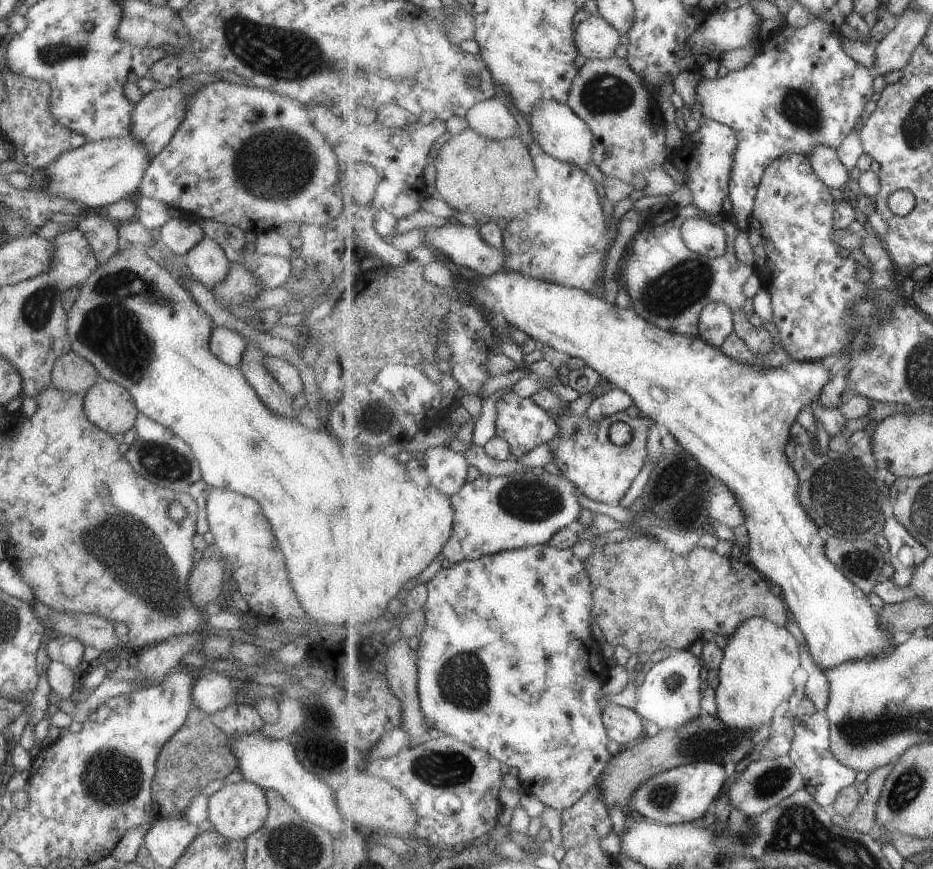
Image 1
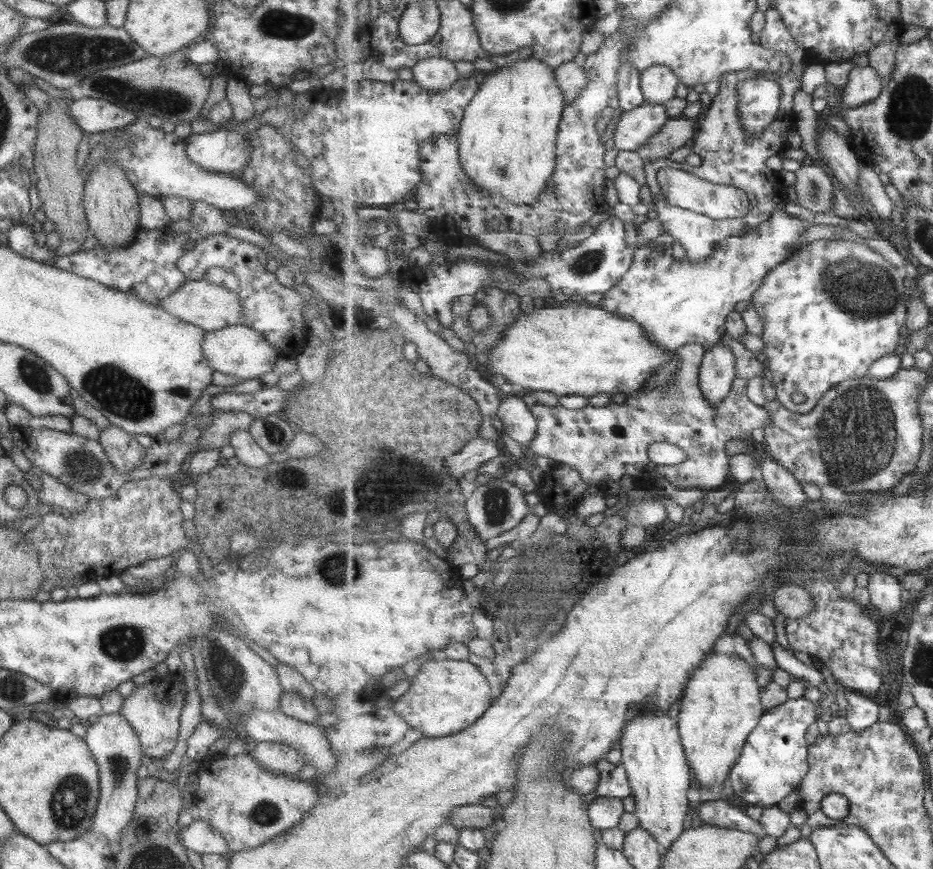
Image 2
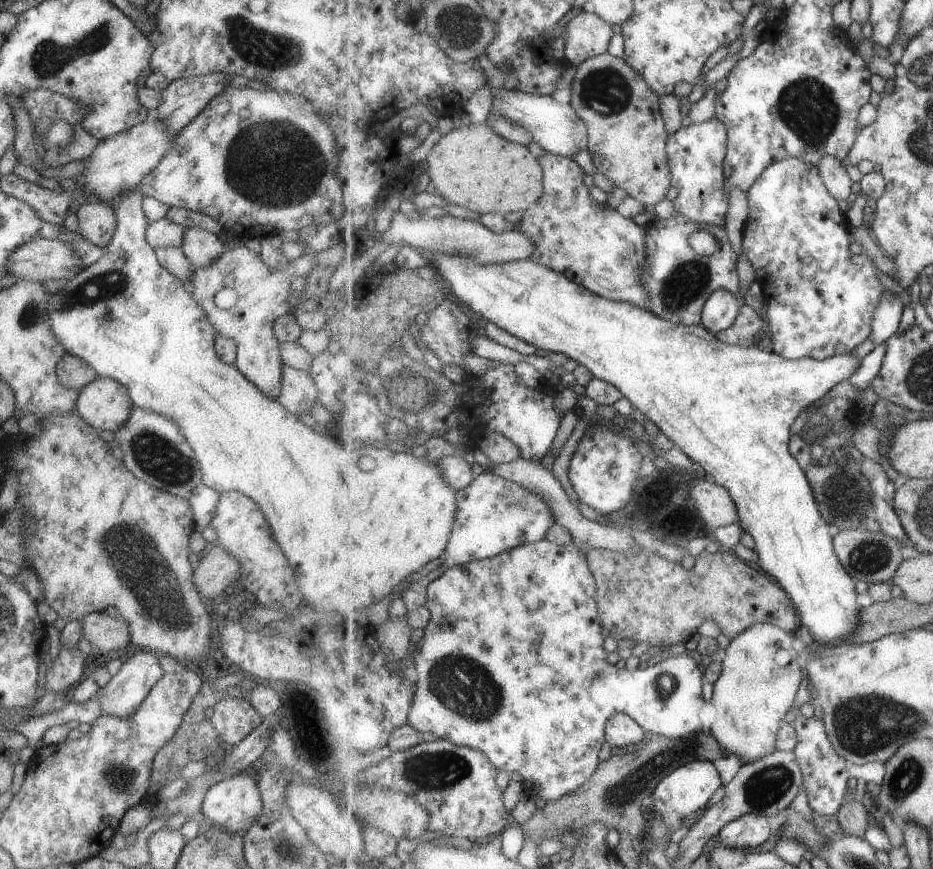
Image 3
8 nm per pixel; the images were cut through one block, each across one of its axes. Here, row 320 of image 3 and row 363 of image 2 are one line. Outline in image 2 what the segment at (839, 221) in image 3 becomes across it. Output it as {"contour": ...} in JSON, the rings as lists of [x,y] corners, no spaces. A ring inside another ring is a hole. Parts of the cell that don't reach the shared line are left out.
{"contour":[[[820,240],[806,244],[802,249],[802,253],[794,255],[792,259],[779,266],[776,270],[770,273],[769,278],[762,285],[761,290],[757,292],[753,300],[757,306],[758,313],[762,316],[764,324],[766,324],[765,335],[766,341],[765,354],[768,357],[768,365],[770,368],[770,376],[776,384],[779,399],[794,412],[800,414],[808,414],[812,412],[818,403],[828,394],[833,388],[836,388],[840,383],[854,382],[855,379],[866,378],[870,375],[870,370],[873,364],[882,357],[894,354],[898,344],[900,344],[900,330],[908,327],[906,320],[908,320],[908,302],[910,302],[910,287],[907,278],[902,276],[900,268],[896,268],[878,252],[874,252],[870,246],[862,244],[860,240],[846,241],[846,240]],[[802,392],[806,396],[803,403],[796,404],[794,402],[794,394]]]}

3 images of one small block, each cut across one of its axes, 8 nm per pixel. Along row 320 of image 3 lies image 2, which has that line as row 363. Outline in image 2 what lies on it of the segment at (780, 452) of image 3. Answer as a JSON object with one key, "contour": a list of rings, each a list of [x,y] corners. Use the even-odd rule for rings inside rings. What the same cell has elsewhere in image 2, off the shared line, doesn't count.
{"contour":[[[566,301],[566,303],[557,303],[551,307],[546,307],[541,303],[538,304],[536,310],[534,310],[534,315],[522,314],[522,319],[510,327],[507,332],[505,332],[505,337],[497,344],[496,348],[493,348],[488,357],[488,366],[486,370],[490,369],[494,374],[500,374],[506,381],[511,384],[520,384],[522,387],[526,388],[528,392],[532,393],[537,390],[544,390],[546,392],[554,392],[557,396],[572,396],[572,394],[578,394],[578,396],[585,396],[586,398],[592,398],[592,396],[598,396],[598,394],[609,394],[614,396],[614,394],[620,394],[624,392],[625,395],[629,397],[636,396],[637,392],[640,392],[651,378],[659,371],[659,368],[666,366],[669,362],[675,360],[677,352],[671,351],[669,348],[662,348],[658,343],[655,343],[650,335],[644,330],[642,324],[638,324],[636,320],[628,320],[620,314],[614,314],[614,312],[608,312],[608,310],[602,307],[595,307],[588,301]]]}

